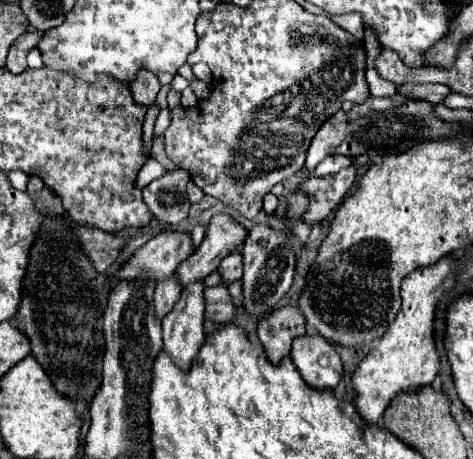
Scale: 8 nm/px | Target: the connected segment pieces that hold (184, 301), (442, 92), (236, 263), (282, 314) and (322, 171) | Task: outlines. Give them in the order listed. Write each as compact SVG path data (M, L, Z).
M196 280L184 286L180 300L162 318L164 348L182 366L188 368L204 342L204 282Z
M402 84L400 92L406 96L420 96L424 100L432 100L432 104L442 104L448 96L448 88L442 84Z
M232 252L230 256L226 256L222 262L220 262L220 274L222 274L222 280L224 284L236 280L236 278L242 278L242 252Z
M296 306L272 310L258 322L258 338L266 348L270 362L280 362L290 354L292 340L306 332L306 318Z
M334 155L328 156L322 164L318 164L316 166L316 170L314 170L315 177L324 177L326 174L334 174L334 172L338 172L340 168L345 168L350 166L350 158L344 155Z

